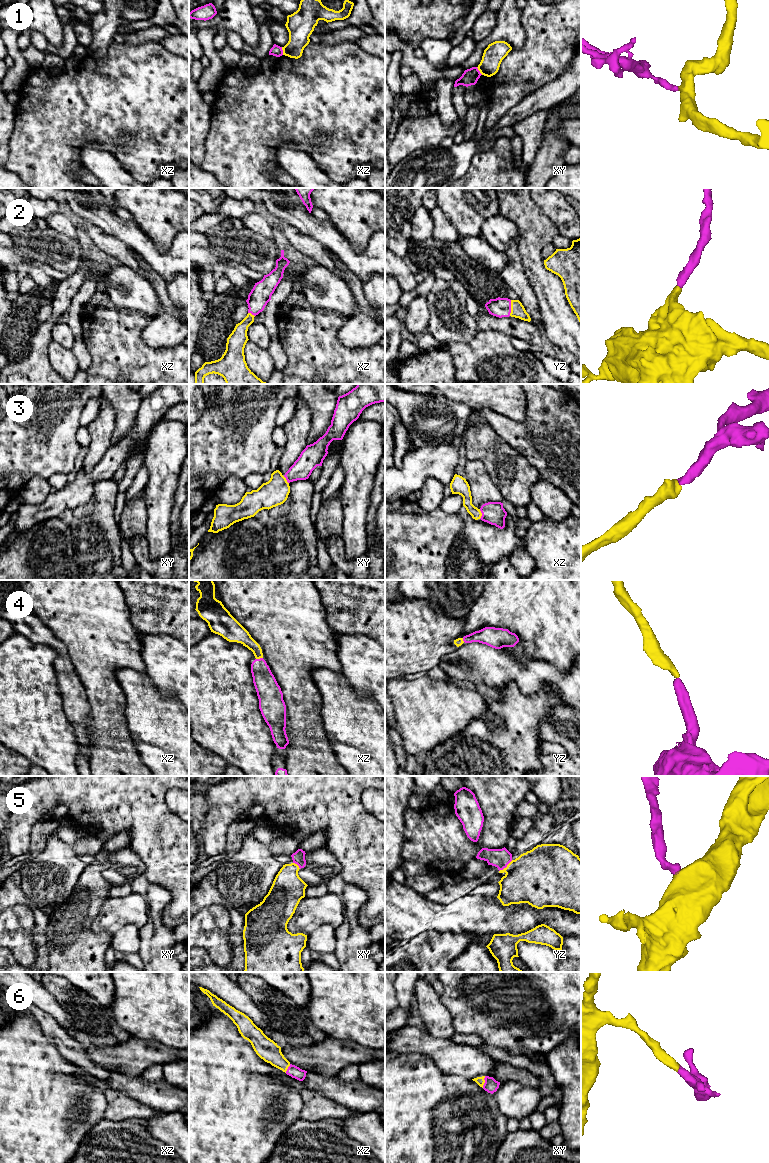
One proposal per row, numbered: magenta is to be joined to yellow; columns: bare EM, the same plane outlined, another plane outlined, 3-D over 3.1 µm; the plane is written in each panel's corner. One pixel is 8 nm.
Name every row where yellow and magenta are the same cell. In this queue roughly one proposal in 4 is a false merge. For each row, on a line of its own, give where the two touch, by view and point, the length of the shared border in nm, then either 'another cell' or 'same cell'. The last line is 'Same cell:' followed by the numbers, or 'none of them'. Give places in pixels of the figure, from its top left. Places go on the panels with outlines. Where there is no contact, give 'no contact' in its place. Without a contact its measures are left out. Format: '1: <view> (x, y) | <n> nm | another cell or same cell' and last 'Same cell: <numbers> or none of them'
1: xz (283, 51) | 70 nm | another cell
2: yz (511, 308) | 130 nm | same cell
3: xz (481, 514) | 80 nm | same cell
4: xz (259, 658) | 60 nm | same cell
5: yz (506, 867) | 140 nm | same cell
6: xy (484, 1082) | 100 nm | same cell
Same cell: 2, 3, 4, 5, 6

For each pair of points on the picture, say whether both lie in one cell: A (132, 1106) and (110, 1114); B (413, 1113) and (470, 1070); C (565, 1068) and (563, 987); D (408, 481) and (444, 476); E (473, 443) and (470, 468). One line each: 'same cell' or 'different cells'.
A: same cell
B: different cells
C: different cells
D: same cell
E: different cells

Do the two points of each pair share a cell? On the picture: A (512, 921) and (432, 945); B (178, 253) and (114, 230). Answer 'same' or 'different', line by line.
A: different
B: same

